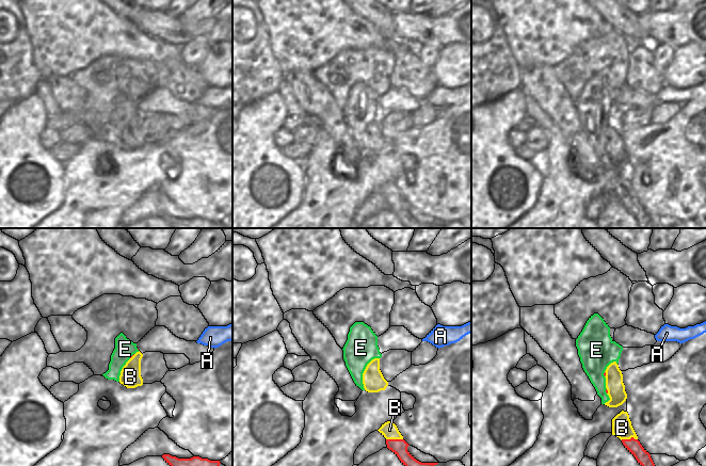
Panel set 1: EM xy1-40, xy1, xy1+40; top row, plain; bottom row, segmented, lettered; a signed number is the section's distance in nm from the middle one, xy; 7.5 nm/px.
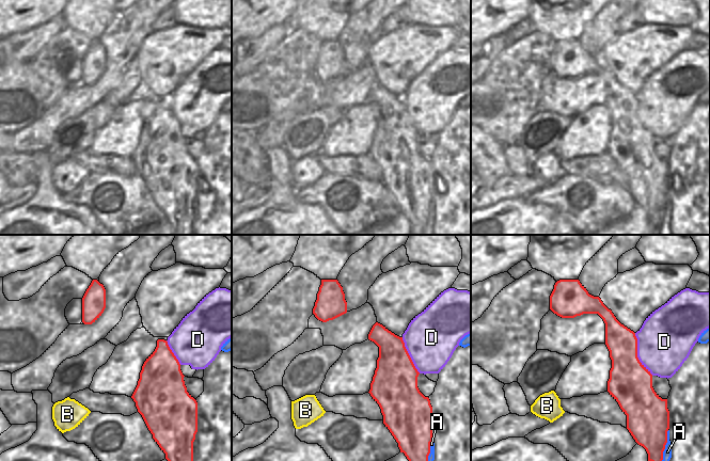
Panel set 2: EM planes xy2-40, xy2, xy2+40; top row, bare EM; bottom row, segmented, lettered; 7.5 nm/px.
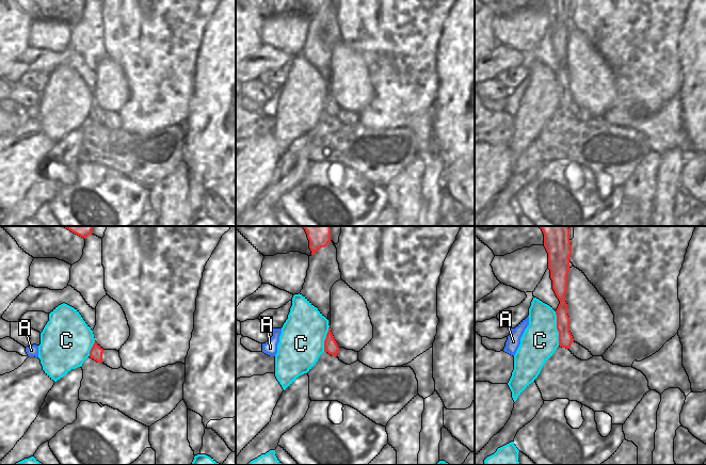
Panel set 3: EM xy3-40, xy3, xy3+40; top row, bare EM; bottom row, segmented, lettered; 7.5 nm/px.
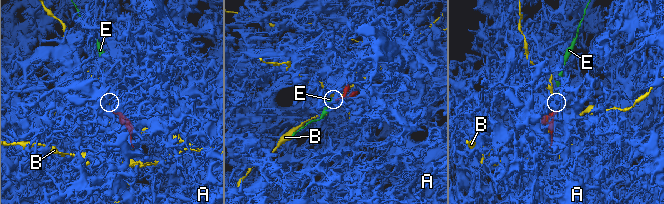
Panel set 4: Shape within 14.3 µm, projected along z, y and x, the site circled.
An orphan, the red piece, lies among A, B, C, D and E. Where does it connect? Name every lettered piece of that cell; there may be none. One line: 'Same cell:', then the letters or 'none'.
Same cell: E

